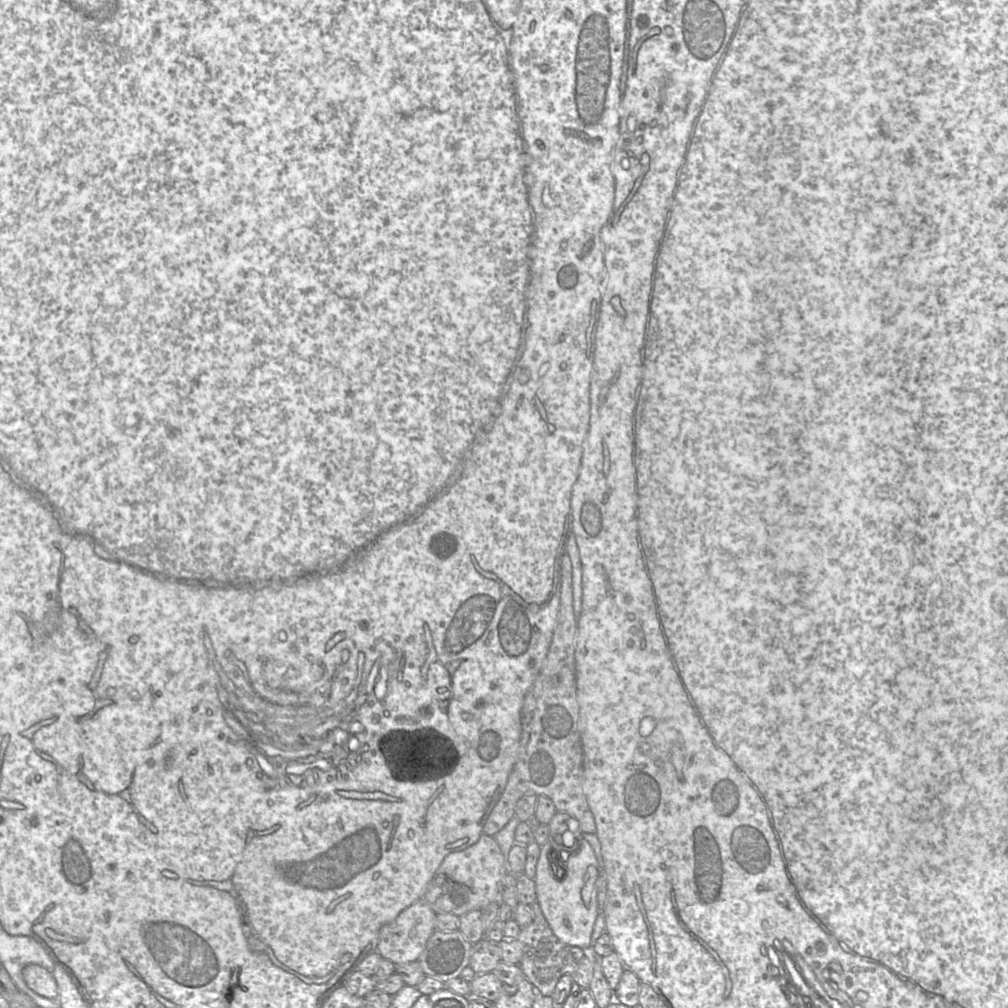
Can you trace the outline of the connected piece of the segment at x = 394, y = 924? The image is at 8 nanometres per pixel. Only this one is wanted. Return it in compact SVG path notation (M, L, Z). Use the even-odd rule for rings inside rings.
M419 899L380 929L377 953L395 965L416 961L424 950L427 940L435 931L435 919L436 913L427 901Z

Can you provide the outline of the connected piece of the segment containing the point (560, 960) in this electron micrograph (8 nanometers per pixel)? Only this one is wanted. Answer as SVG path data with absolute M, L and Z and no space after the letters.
M537 901L532 904L534 911L533 921L526 927L521 927L517 939L523 945L523 957L519 967L528 981L536 988L536 993L543 996L552 996L559 979L565 975L572 975L585 956L585 950L561 942L551 930Z

